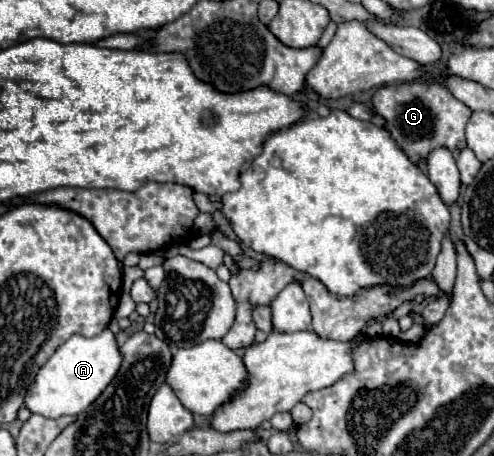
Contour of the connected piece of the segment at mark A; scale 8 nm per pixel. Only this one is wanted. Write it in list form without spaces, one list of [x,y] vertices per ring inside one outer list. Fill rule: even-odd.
[[[108,328],[94,338],[74,334],[62,346],[58,346],[56,352],[48,358],[48,362],[38,370],[34,384],[26,392],[24,404],[30,412],[48,418],[60,418],[66,414],[76,416],[84,412],[84,408],[88,408],[112,382],[120,368],[120,362],[122,354],[116,346],[114,334]]]

